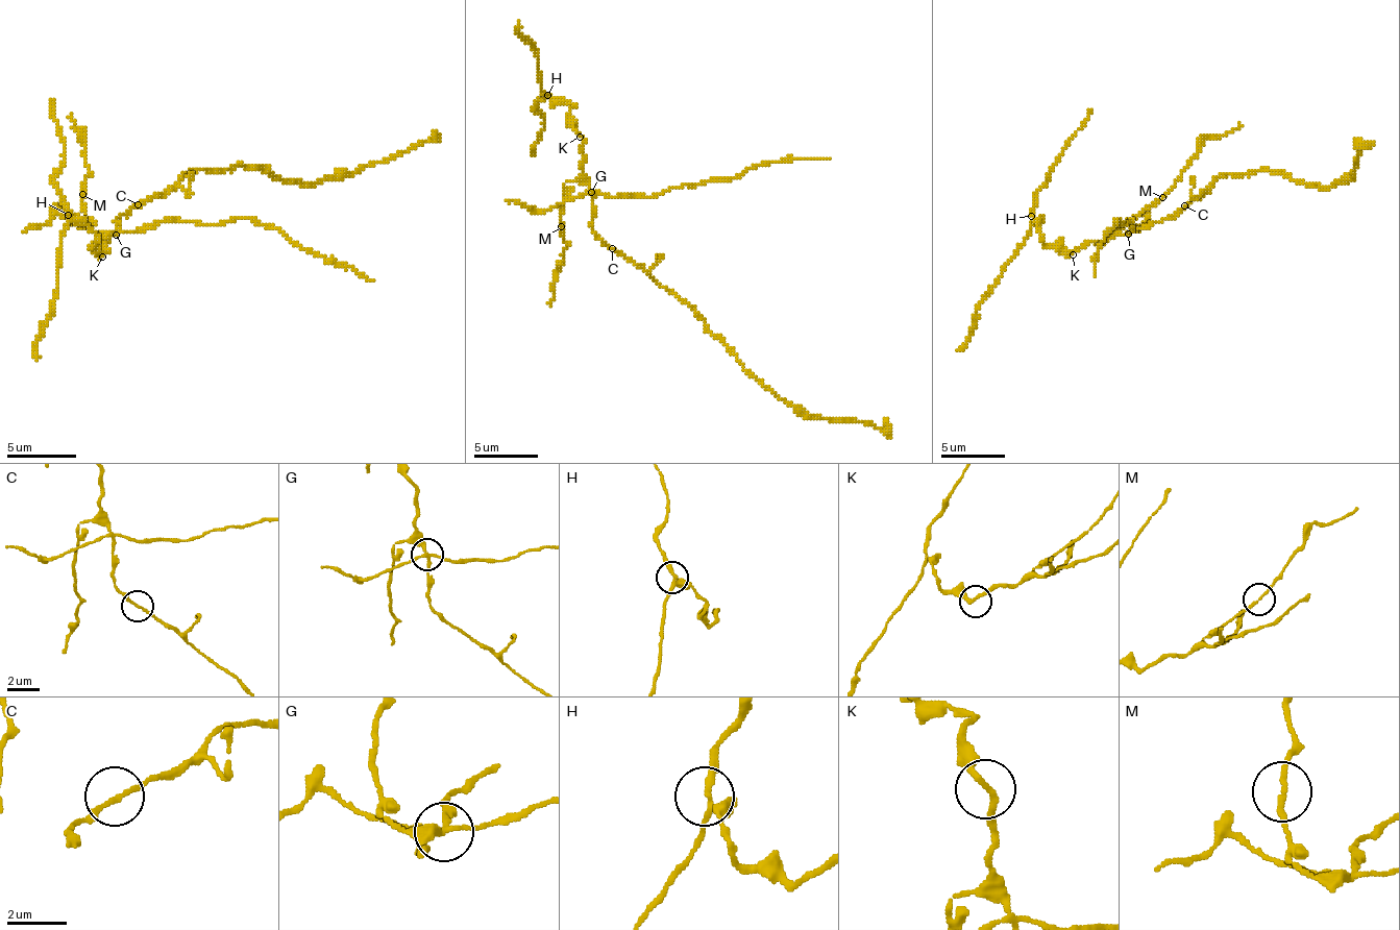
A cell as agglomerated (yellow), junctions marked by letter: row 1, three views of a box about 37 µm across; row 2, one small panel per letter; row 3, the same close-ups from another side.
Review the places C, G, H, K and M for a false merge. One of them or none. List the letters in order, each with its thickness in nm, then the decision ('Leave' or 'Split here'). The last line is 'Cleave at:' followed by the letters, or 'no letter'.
C: Thickness 150 nm. Leave
G: Thickness 200 nm. Split here
H: Thickness 240 nm. Leave
K: Thickness 200 nm. Leave
M: Thickness 150 nm. Leave
Cleave at: G

